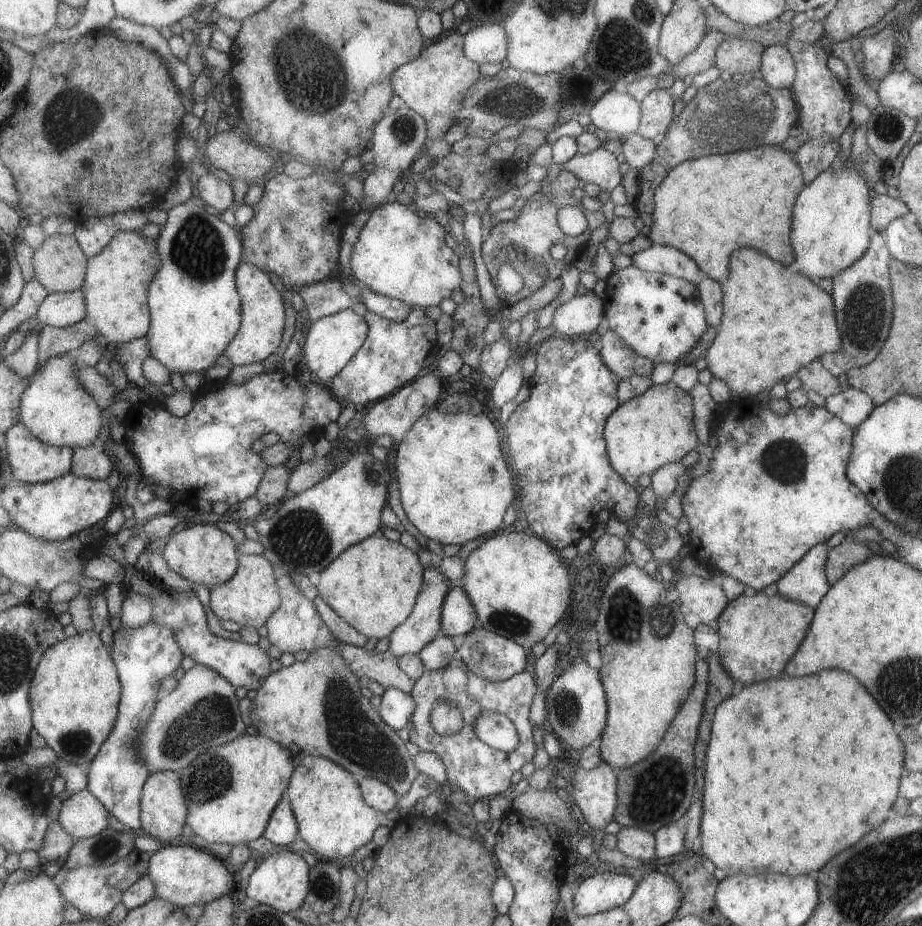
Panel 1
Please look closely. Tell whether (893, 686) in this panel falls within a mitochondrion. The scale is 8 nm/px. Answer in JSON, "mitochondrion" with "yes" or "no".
{"mitochondrion":"yes"}

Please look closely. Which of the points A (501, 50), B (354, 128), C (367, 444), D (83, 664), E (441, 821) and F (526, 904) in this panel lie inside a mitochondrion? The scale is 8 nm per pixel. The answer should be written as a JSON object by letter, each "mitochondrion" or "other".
{"A":"other","B":"other","C":"other","D":"other","E":"other","F":"other"}

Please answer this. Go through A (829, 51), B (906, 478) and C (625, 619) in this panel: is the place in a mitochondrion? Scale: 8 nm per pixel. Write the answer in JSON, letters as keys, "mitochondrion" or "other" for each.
{"A":"other","B":"mitochondrion","C":"mitochondrion"}

